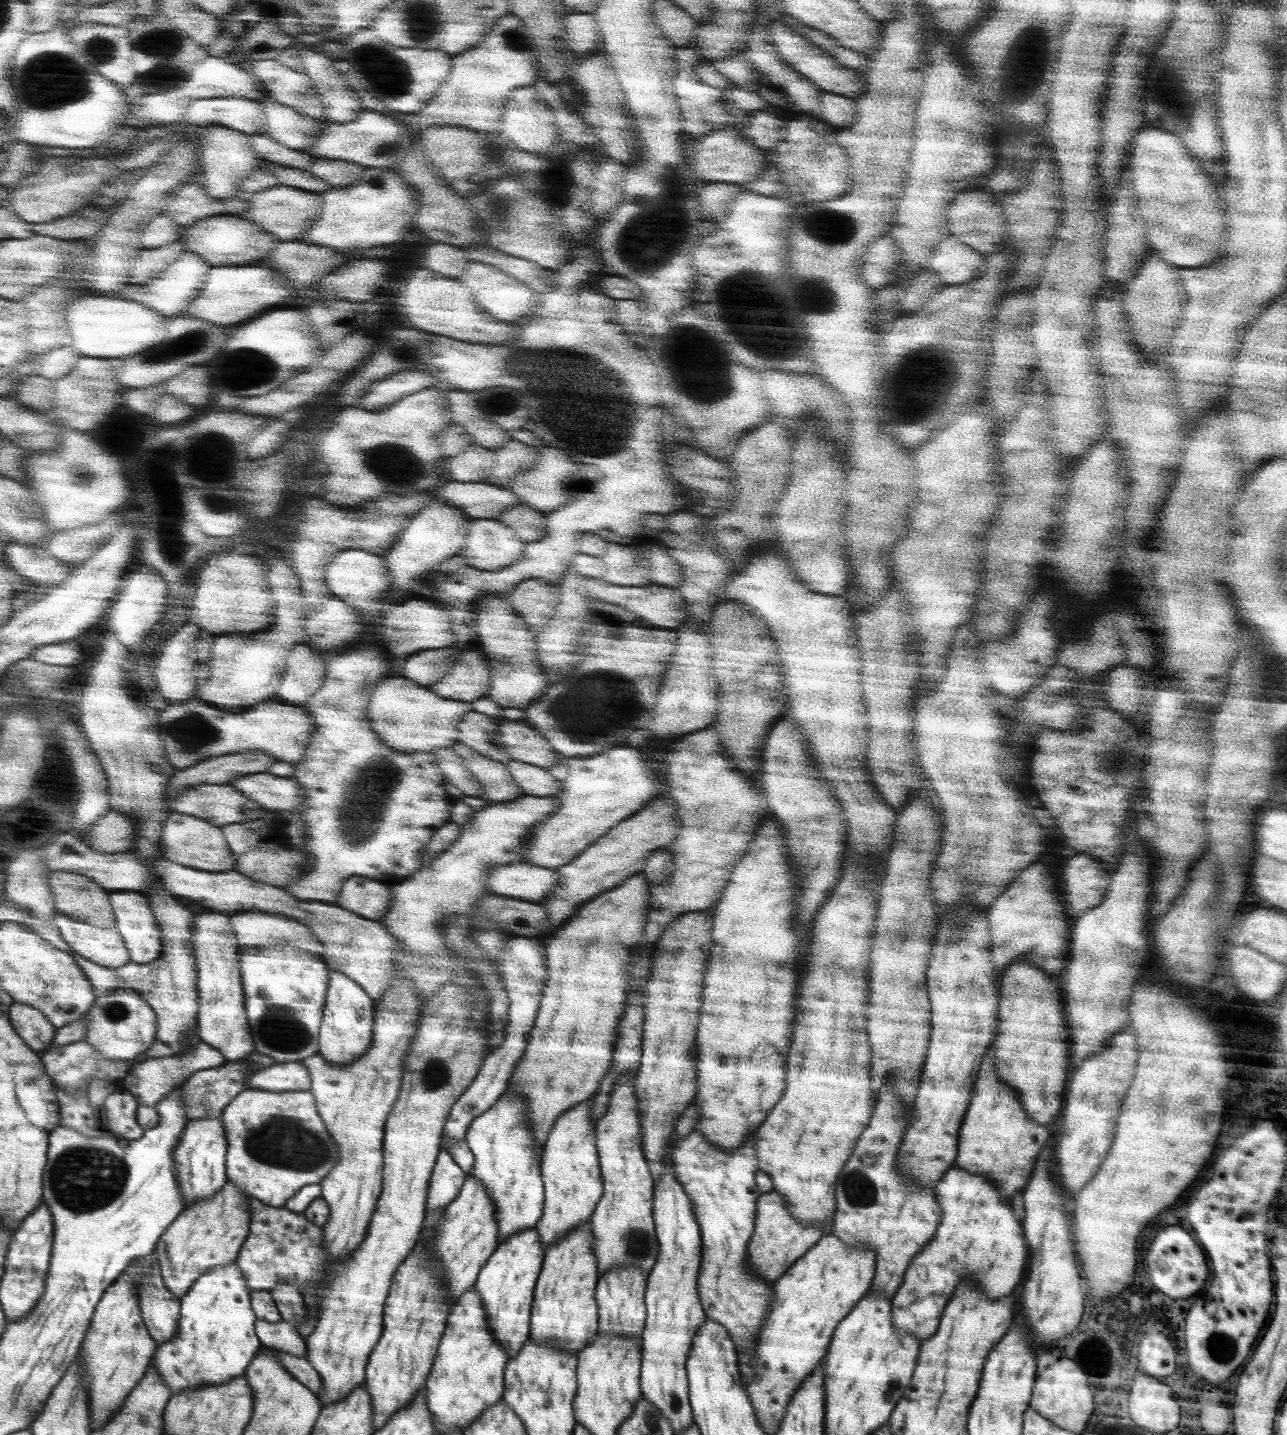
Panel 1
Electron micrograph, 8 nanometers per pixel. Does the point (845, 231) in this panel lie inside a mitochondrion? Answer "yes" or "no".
yes

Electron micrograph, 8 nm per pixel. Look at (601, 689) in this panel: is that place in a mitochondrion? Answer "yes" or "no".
yes

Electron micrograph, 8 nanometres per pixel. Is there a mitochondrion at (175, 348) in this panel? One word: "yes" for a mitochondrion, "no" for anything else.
yes

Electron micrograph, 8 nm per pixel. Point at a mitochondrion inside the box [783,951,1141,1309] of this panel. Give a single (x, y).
(860, 1192)

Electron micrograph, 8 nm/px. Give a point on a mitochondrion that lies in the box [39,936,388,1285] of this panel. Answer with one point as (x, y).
(84, 1178)

